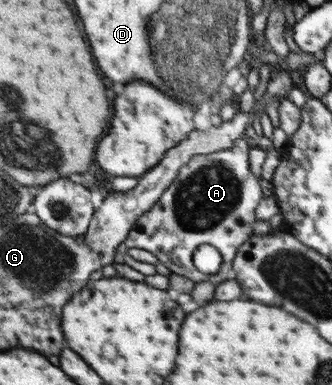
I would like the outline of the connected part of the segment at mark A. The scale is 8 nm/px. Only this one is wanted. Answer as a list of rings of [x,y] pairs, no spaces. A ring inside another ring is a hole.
[[[239,138],[235,139],[233,145],[229,148],[223,148],[213,153],[193,155],[187,164],[179,168],[174,180],[159,196],[157,202],[153,203],[145,213],[142,213],[128,229],[121,249],[136,247],[149,251],[170,273],[187,277],[193,283],[209,281],[216,286],[221,284],[223,280],[227,280],[229,278],[227,273],[233,273],[233,260],[238,248],[252,235],[251,224],[257,220],[253,211],[255,211],[255,207],[261,199],[261,185],[249,173],[247,149],[249,149],[247,143]],[[207,244],[217,249],[222,260],[219,271],[213,273],[213,275],[196,273],[191,261],[196,248]]]

